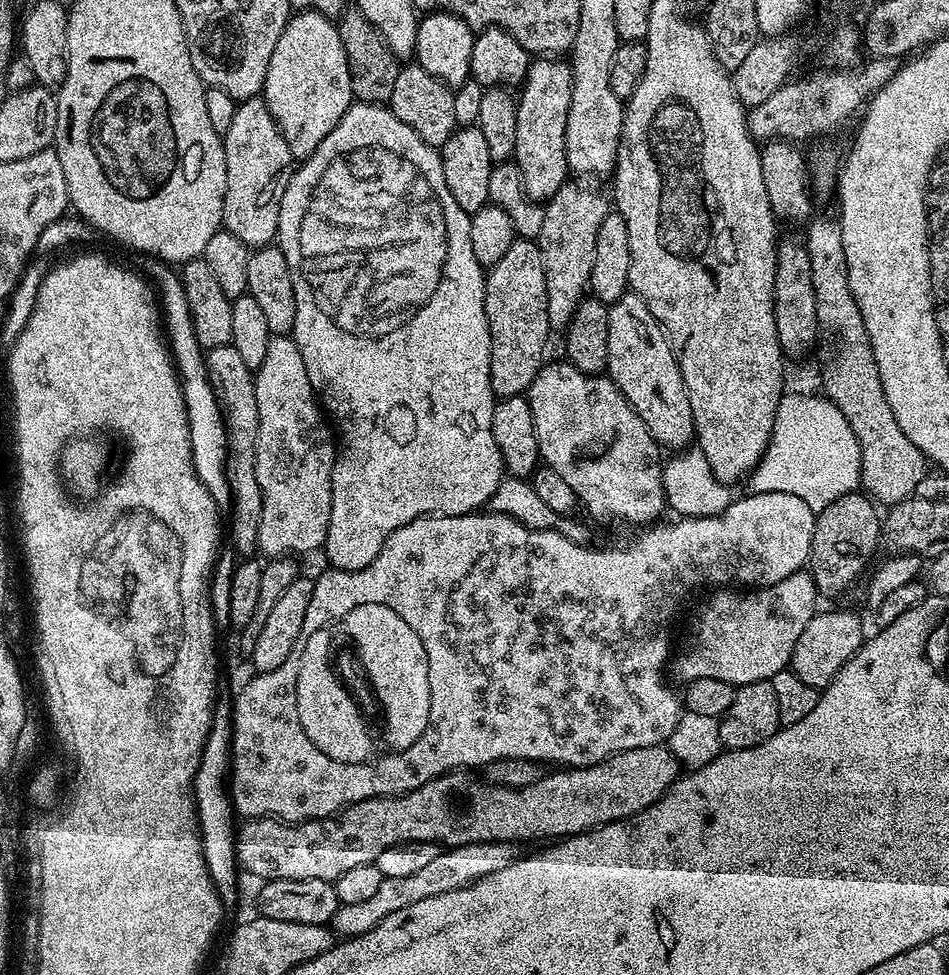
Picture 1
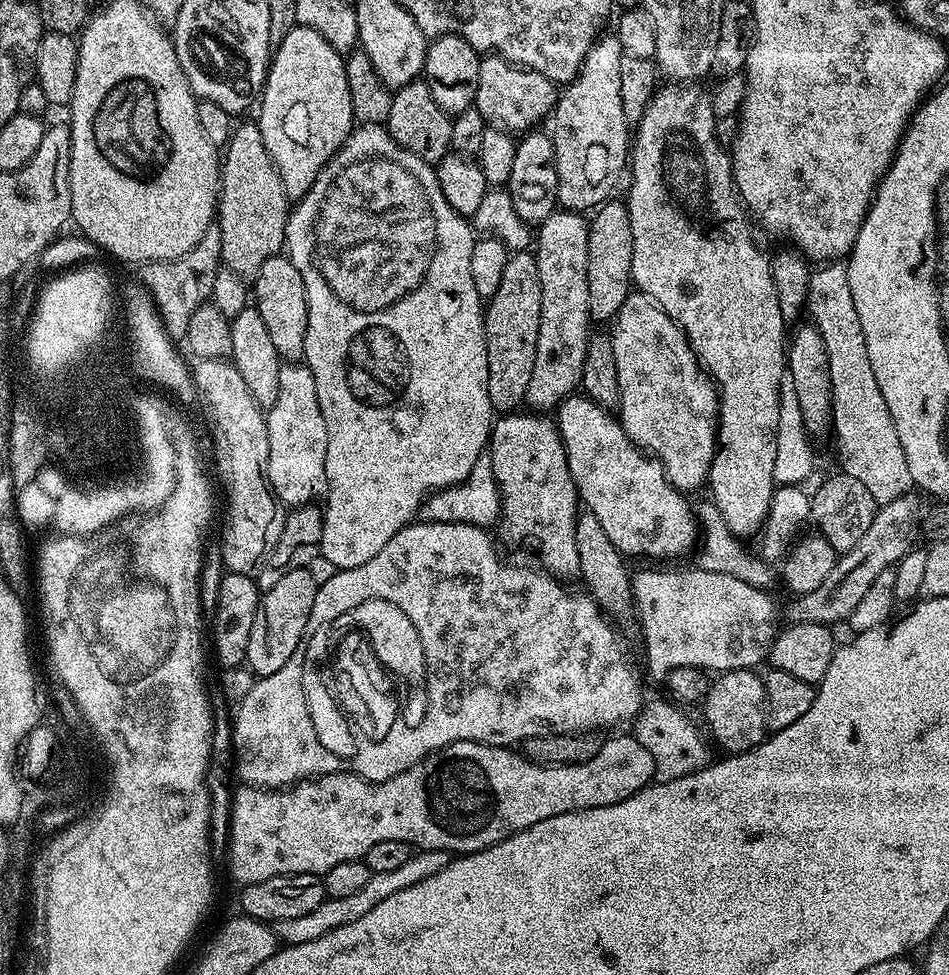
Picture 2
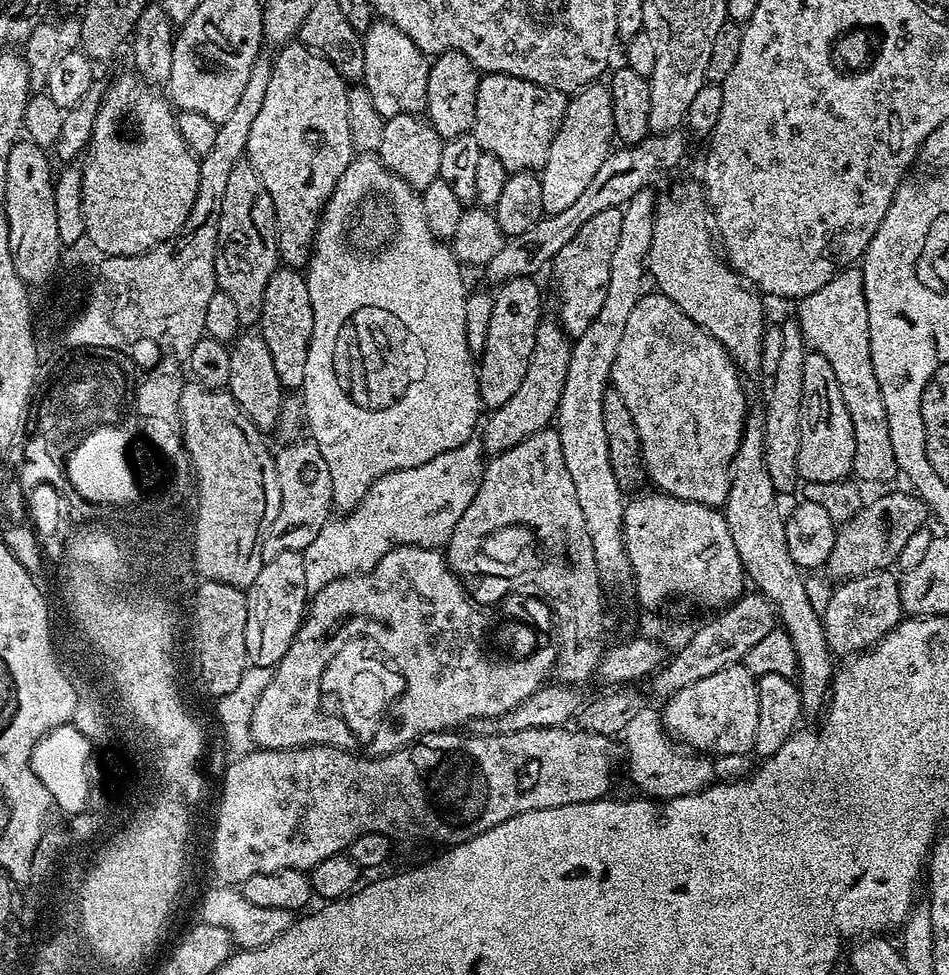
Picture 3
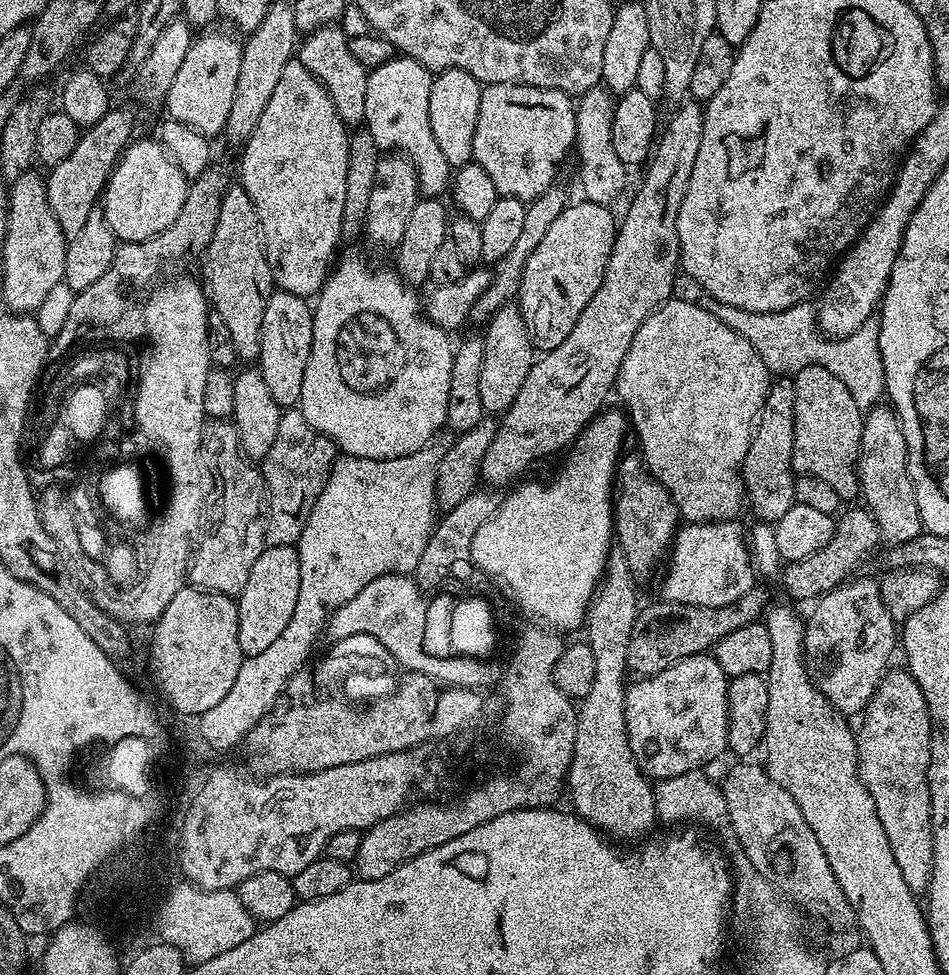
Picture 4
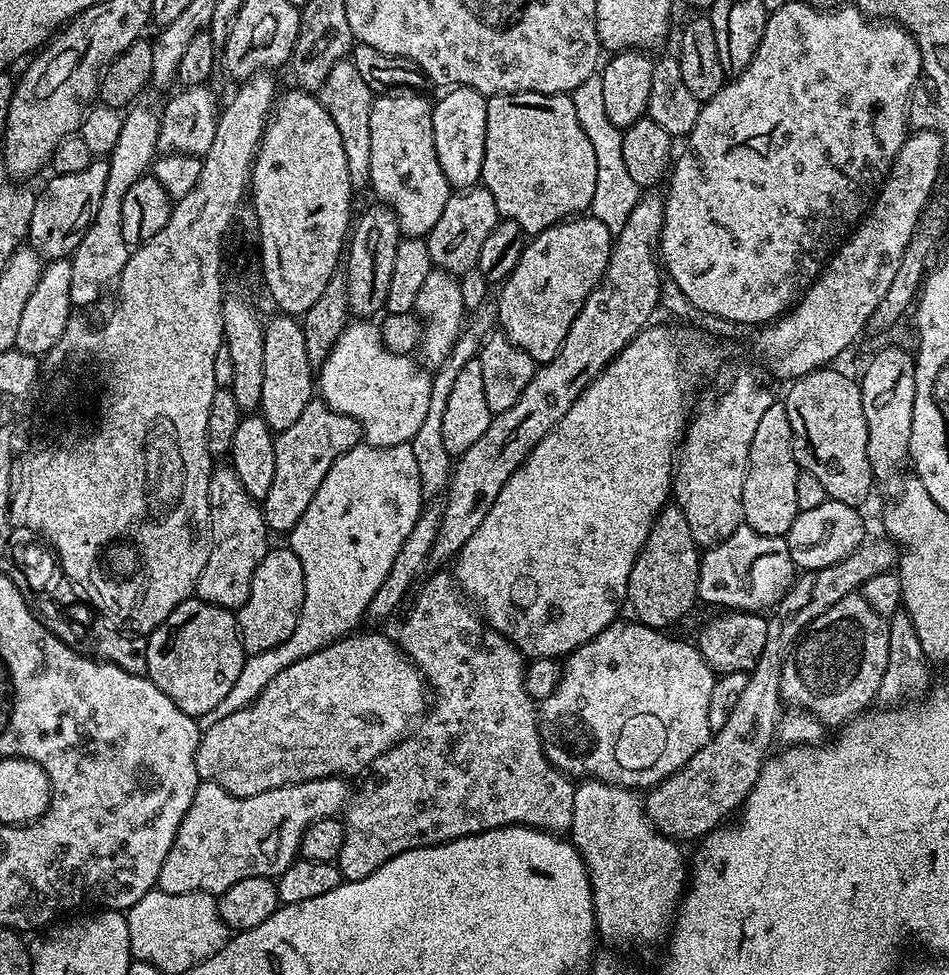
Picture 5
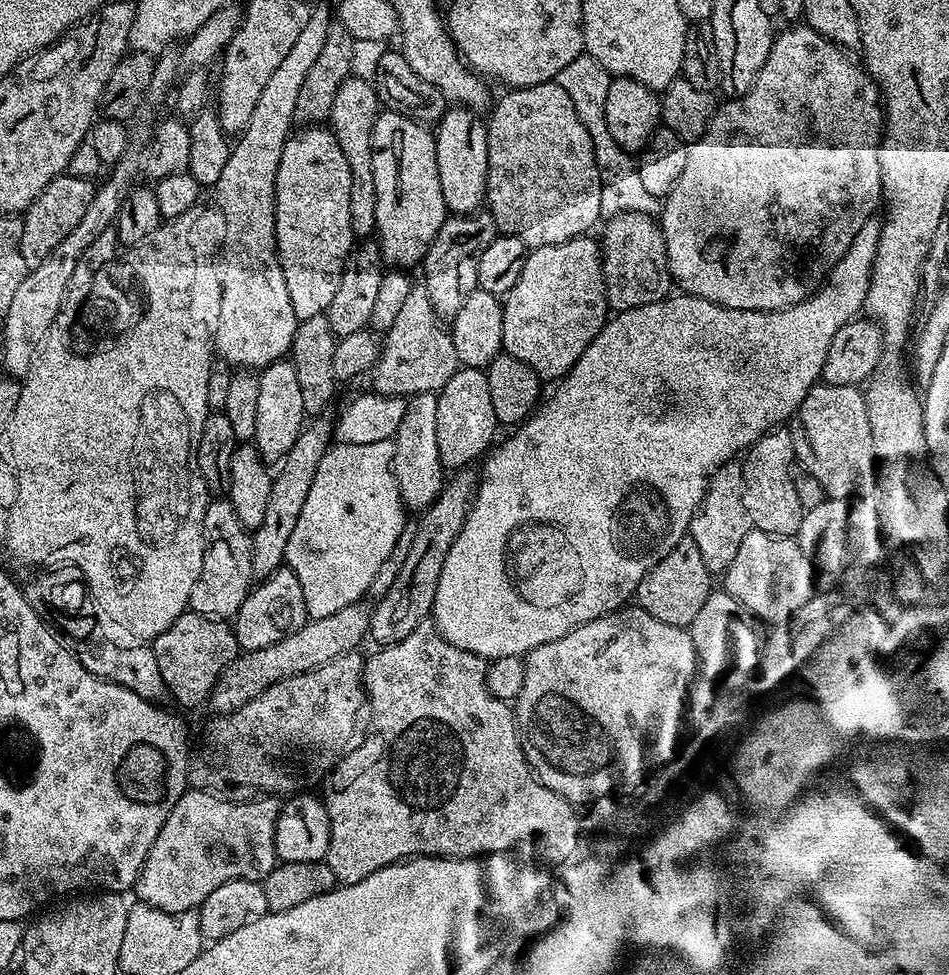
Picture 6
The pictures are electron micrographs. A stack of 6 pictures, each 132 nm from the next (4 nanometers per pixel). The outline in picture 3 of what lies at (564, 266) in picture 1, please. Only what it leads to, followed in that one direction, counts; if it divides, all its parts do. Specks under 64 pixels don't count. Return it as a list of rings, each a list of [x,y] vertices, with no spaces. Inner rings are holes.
[[[541,319],[534,338],[534,354],[530,354],[530,366],[526,366],[526,378],[522,378],[522,386],[518,386],[518,391],[501,408],[489,415],[492,416],[489,420],[487,417],[483,421],[485,453],[510,450],[510,446],[518,446],[518,442],[530,438],[530,434],[538,434],[555,421],[558,402],[562,398],[562,386],[566,386],[566,370],[570,370],[572,345],[573,341],[555,319]]]

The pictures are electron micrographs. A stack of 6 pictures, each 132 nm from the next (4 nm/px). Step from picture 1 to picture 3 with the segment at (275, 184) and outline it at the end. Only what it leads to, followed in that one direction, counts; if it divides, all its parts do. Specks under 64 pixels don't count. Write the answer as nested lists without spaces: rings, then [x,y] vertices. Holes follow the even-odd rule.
[[[241,162],[234,166],[226,185],[216,243],[216,287],[234,302],[241,325],[259,325],[266,282],[270,282],[277,267],[274,202],[251,164]]]

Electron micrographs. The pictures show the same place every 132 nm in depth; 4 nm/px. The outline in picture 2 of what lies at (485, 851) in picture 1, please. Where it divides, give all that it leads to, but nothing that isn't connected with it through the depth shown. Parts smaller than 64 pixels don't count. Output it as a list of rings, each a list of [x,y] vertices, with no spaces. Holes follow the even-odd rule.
[[[423,850],[413,851],[412,856],[406,860],[398,870],[389,870],[383,874],[374,872],[370,882],[362,886],[355,894],[350,894],[346,898],[325,898],[325,900],[310,910],[310,914],[302,914],[302,918],[286,918],[285,920],[275,921],[274,927],[281,945],[301,944],[302,942],[314,942],[314,938],[322,938],[322,934],[330,934],[330,930],[338,930],[338,926],[346,926],[348,922],[358,922],[358,918],[370,914],[378,902],[385,901],[392,894],[398,894],[398,890],[406,890],[408,886],[418,886],[426,878],[438,874],[449,862],[449,853],[442,850]]]

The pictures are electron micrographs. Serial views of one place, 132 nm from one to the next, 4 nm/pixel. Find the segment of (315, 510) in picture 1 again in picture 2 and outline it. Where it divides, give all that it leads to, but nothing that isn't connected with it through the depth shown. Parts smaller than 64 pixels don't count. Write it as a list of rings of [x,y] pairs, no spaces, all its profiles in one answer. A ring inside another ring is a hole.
[[[303,362],[281,363],[278,374],[278,399],[274,406],[267,409],[268,437],[270,438],[270,458],[268,459],[268,477],[277,500],[289,509],[302,508],[313,503],[316,495],[321,495],[325,487],[326,474],[326,422],[318,406],[318,390],[314,386],[314,374],[310,374],[308,365]]]

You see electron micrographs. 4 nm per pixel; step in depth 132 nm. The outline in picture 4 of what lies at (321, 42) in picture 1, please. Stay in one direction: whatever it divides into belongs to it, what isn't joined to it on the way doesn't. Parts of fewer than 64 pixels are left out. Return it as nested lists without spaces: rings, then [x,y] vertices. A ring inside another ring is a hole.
[[[293,58],[286,66],[286,70],[282,70],[282,78],[278,78],[278,86],[274,86],[274,94],[270,94],[270,102],[266,102],[266,110],[262,110],[262,118],[258,118],[258,126],[254,126],[254,130],[248,135],[243,145],[244,153],[240,156],[239,183],[246,190],[246,194],[250,194],[250,202],[254,202],[258,210],[266,258],[272,271],[272,282],[279,291],[312,298],[323,288],[325,280],[330,275],[334,257],[337,255],[335,254],[336,243],[341,243],[342,240],[340,231],[346,206],[346,162],[348,161],[349,135],[349,129],[338,118],[338,110],[334,110],[334,102],[330,102],[328,91],[320,85],[318,78],[314,78],[314,74],[310,74],[310,70],[306,70],[306,66],[300,64],[299,59]]]

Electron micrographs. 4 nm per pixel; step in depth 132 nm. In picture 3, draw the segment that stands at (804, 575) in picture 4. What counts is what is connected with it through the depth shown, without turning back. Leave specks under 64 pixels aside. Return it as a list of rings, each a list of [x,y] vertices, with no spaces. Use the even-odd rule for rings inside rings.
[[[892,492],[869,504],[867,501],[854,518],[837,527],[834,550],[830,550],[826,565],[826,572],[829,572],[827,575],[833,581],[843,582],[871,572],[883,572],[897,563],[910,536],[919,528],[925,527],[929,523],[927,520],[930,520],[927,504],[919,496],[908,492]]]

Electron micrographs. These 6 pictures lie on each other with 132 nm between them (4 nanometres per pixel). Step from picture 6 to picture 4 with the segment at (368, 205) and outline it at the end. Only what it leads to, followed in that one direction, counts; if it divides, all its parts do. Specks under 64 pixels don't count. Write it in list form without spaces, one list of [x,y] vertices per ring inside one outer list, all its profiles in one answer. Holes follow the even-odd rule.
[[[329,26],[307,33],[299,41],[298,59],[320,85],[330,94],[330,102],[334,102],[334,110],[338,110],[338,118],[346,126],[360,126],[366,114],[366,78],[369,69],[350,51],[348,36],[343,27]]]

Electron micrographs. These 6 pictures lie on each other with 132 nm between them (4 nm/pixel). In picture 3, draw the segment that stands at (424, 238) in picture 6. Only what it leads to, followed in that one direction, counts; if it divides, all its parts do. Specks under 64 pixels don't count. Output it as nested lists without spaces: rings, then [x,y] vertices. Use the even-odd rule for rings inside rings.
[[[373,22],[368,31],[363,33],[366,66],[362,86],[374,102],[374,110],[384,117],[400,114],[423,113],[428,107],[426,86],[428,85],[429,57],[424,55],[398,26],[387,22]]]

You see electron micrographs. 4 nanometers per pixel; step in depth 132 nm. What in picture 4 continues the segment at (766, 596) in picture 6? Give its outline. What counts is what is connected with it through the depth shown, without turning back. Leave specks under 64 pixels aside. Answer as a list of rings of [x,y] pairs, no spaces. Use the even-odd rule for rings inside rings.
[[[723,520],[717,524],[685,523],[672,541],[663,572],[663,599],[690,606],[726,606],[734,602],[734,598],[742,598],[758,580],[746,528],[736,520]]]

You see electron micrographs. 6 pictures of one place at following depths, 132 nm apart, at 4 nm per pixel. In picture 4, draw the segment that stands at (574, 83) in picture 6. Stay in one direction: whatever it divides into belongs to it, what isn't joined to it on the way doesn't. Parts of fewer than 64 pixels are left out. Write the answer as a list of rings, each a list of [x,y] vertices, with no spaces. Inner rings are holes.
[[[597,86],[579,97],[575,114],[575,147],[580,162],[578,174],[583,197],[595,204],[609,206],[613,205],[613,201],[623,192],[628,172],[618,154],[612,151],[610,135],[614,108],[613,95],[606,88]]]

